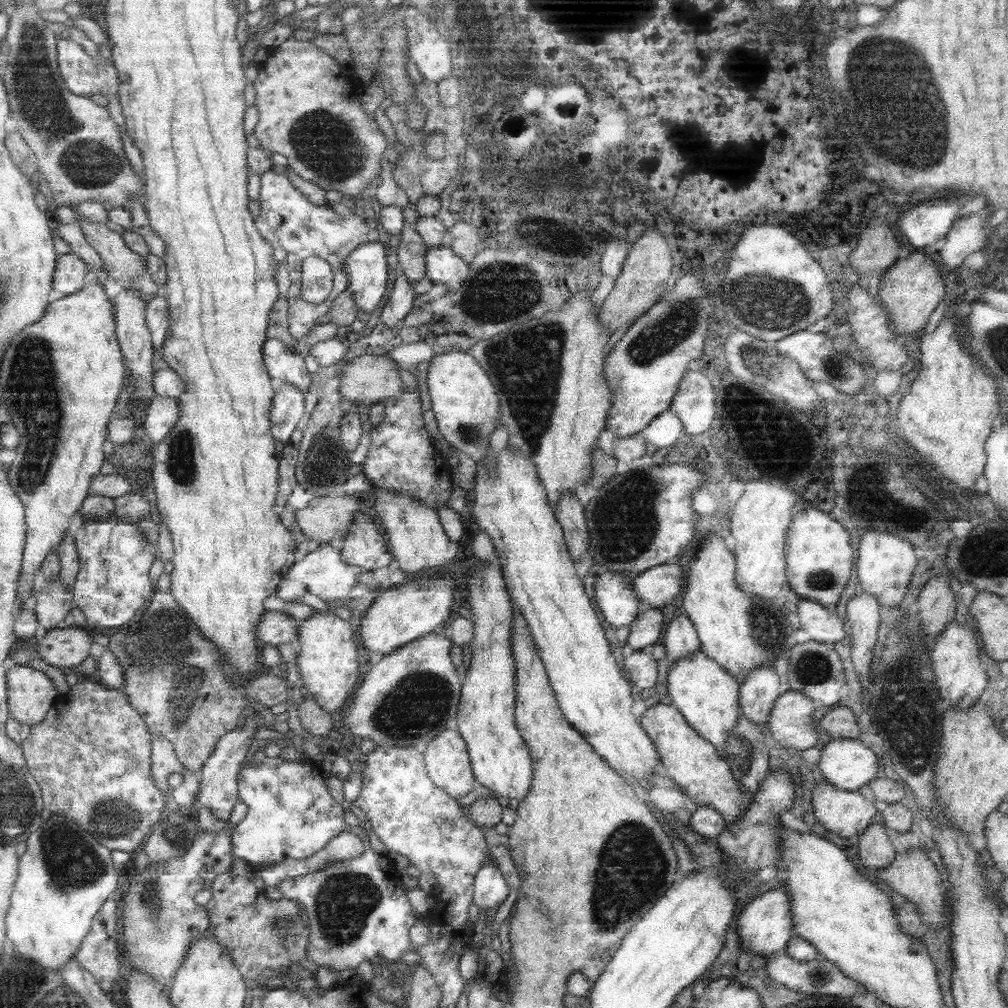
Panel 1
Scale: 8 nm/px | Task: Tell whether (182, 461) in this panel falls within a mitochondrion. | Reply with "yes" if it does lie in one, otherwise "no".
yes

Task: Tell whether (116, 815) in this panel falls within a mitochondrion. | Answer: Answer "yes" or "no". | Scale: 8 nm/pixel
yes

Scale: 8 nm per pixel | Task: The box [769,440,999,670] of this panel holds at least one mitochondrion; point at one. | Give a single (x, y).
(821, 580)

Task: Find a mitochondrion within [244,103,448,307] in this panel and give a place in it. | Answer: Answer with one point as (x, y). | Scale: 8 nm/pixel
(327, 146)

